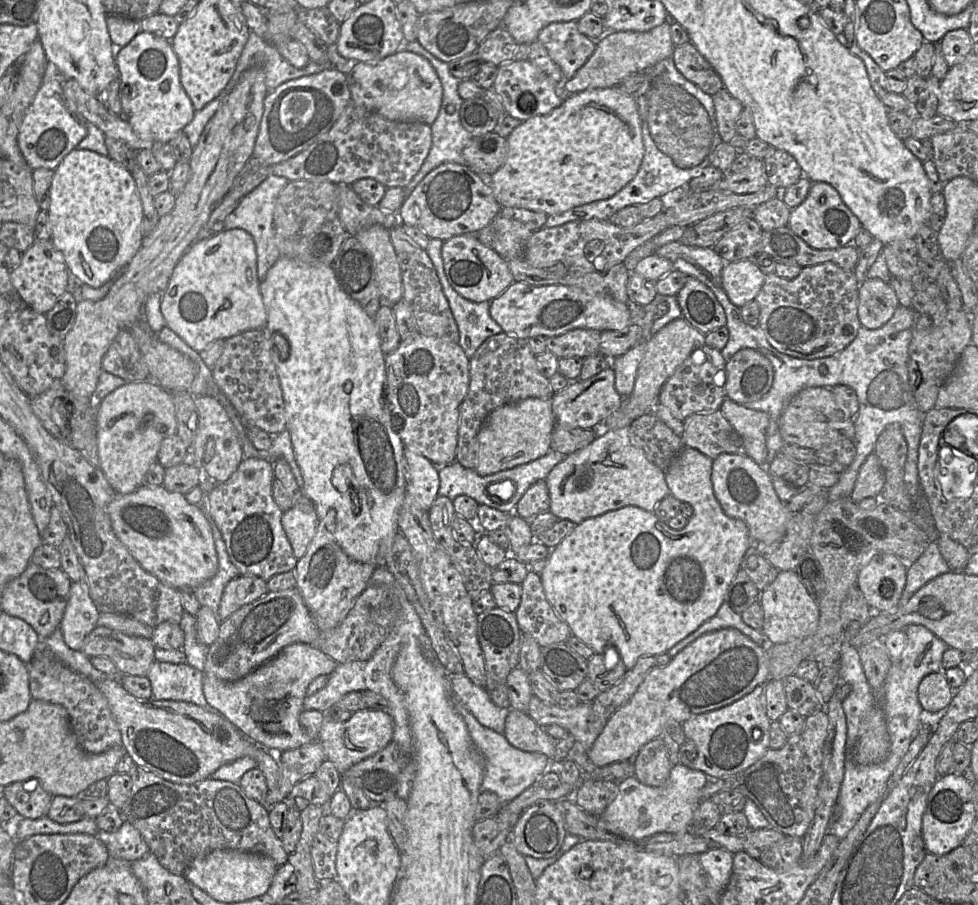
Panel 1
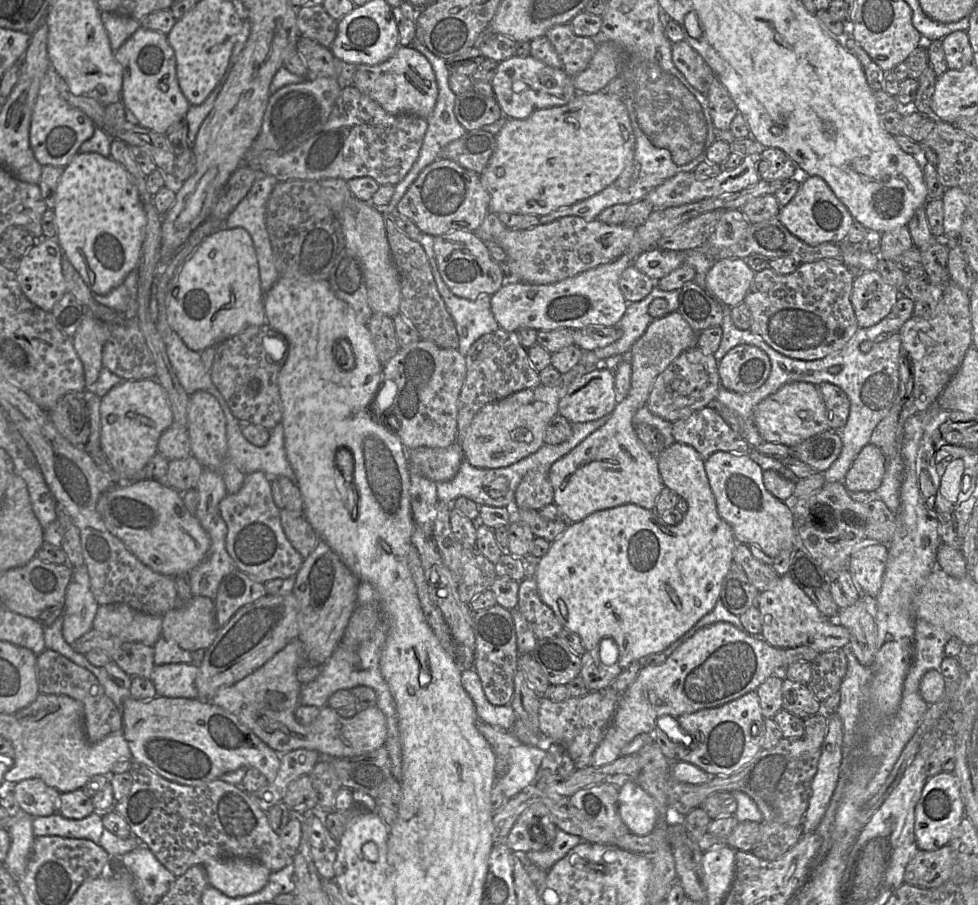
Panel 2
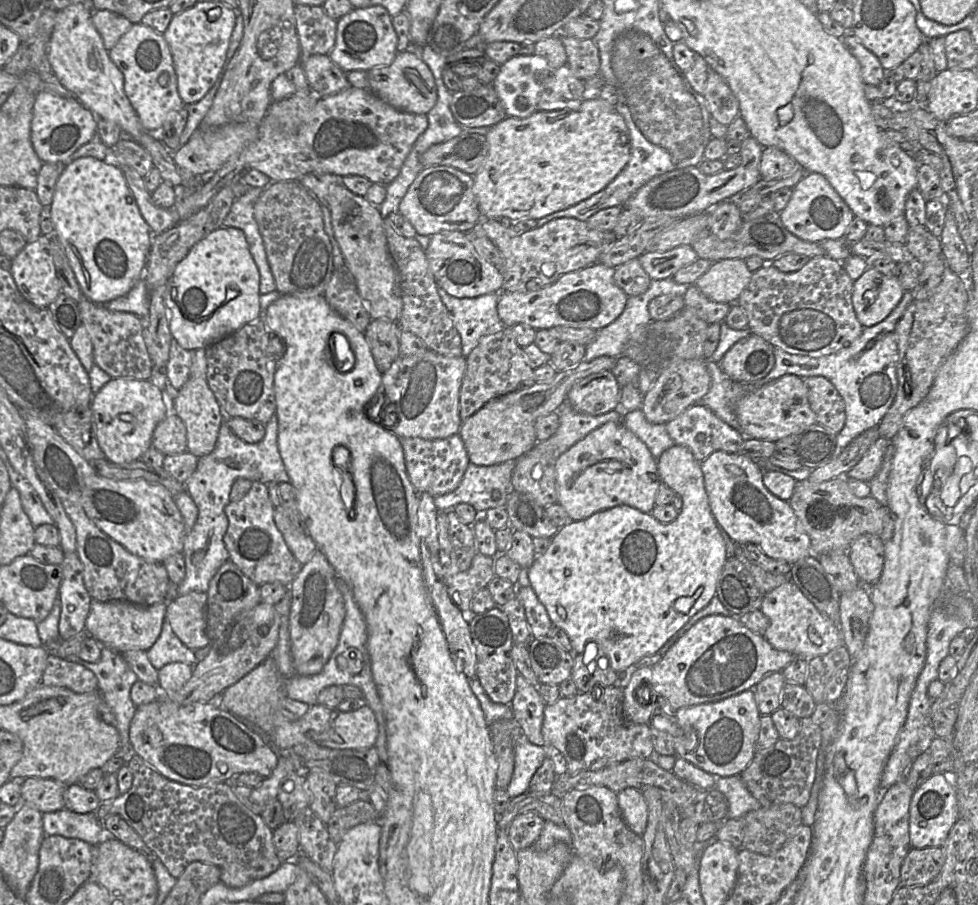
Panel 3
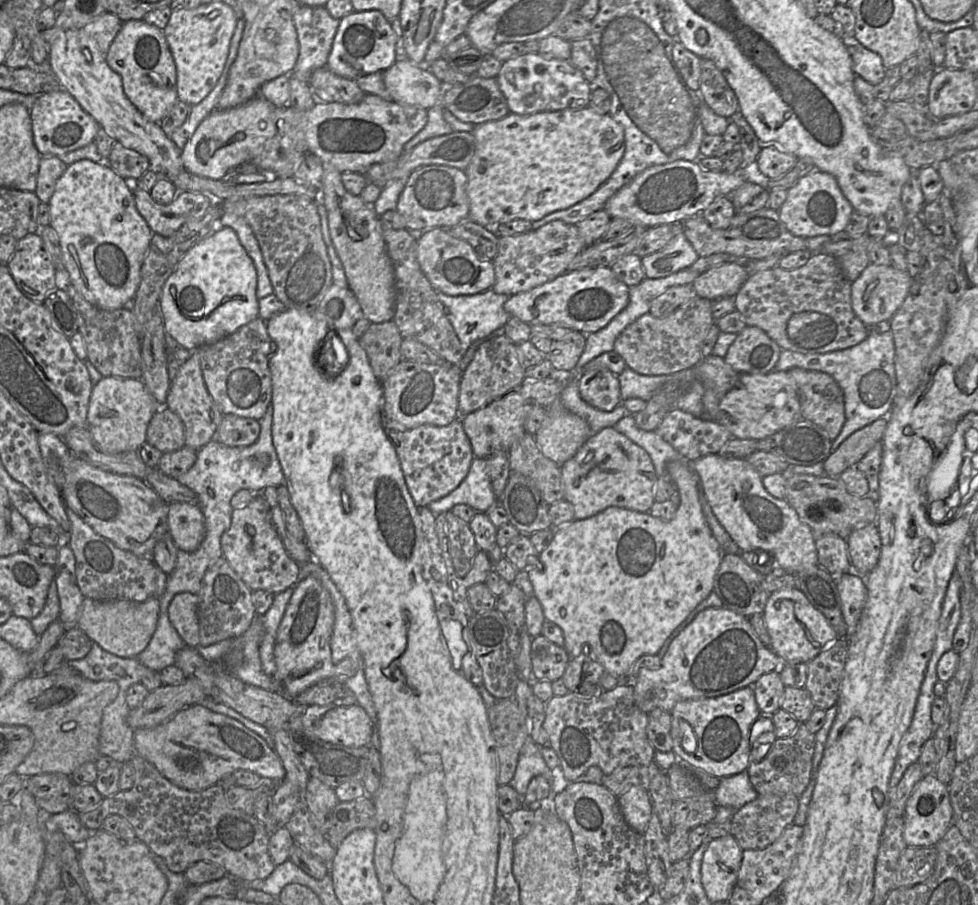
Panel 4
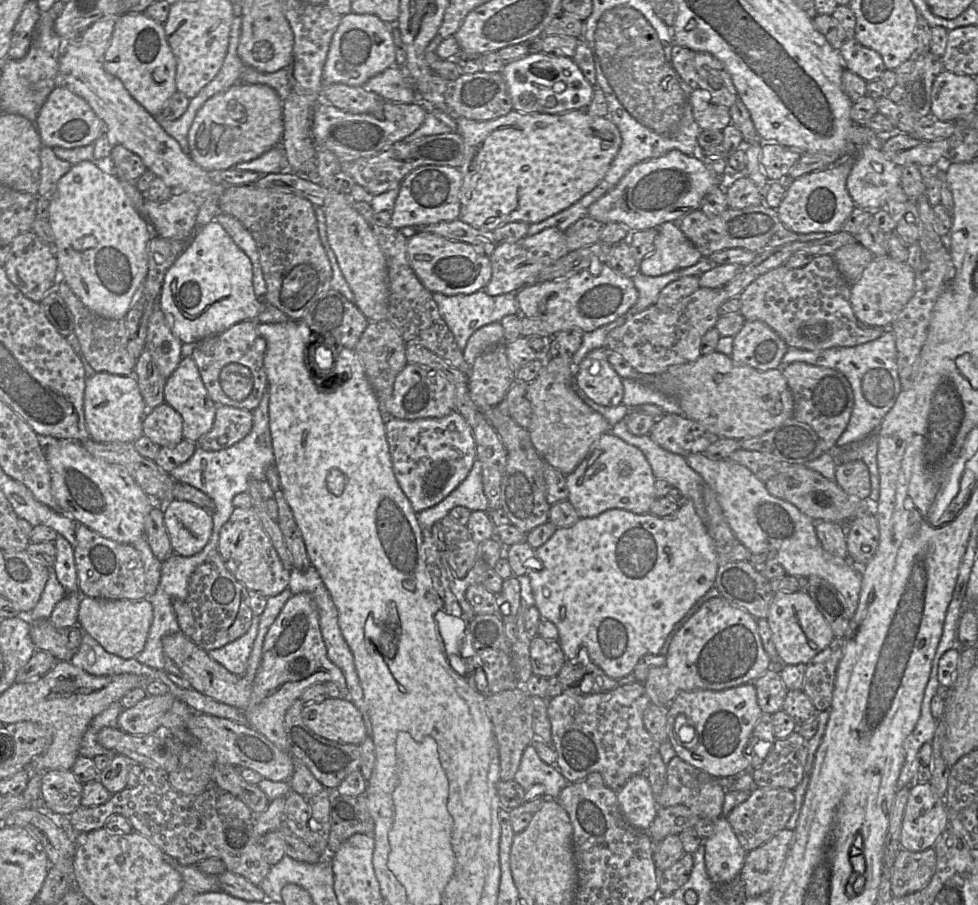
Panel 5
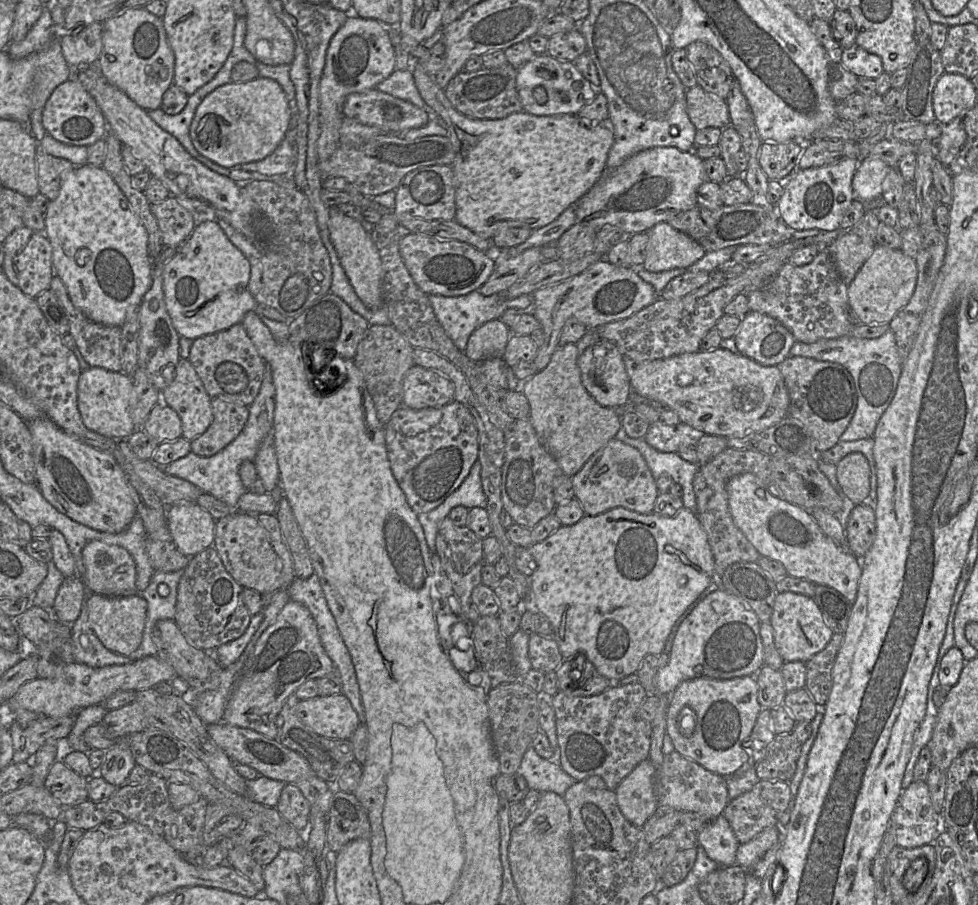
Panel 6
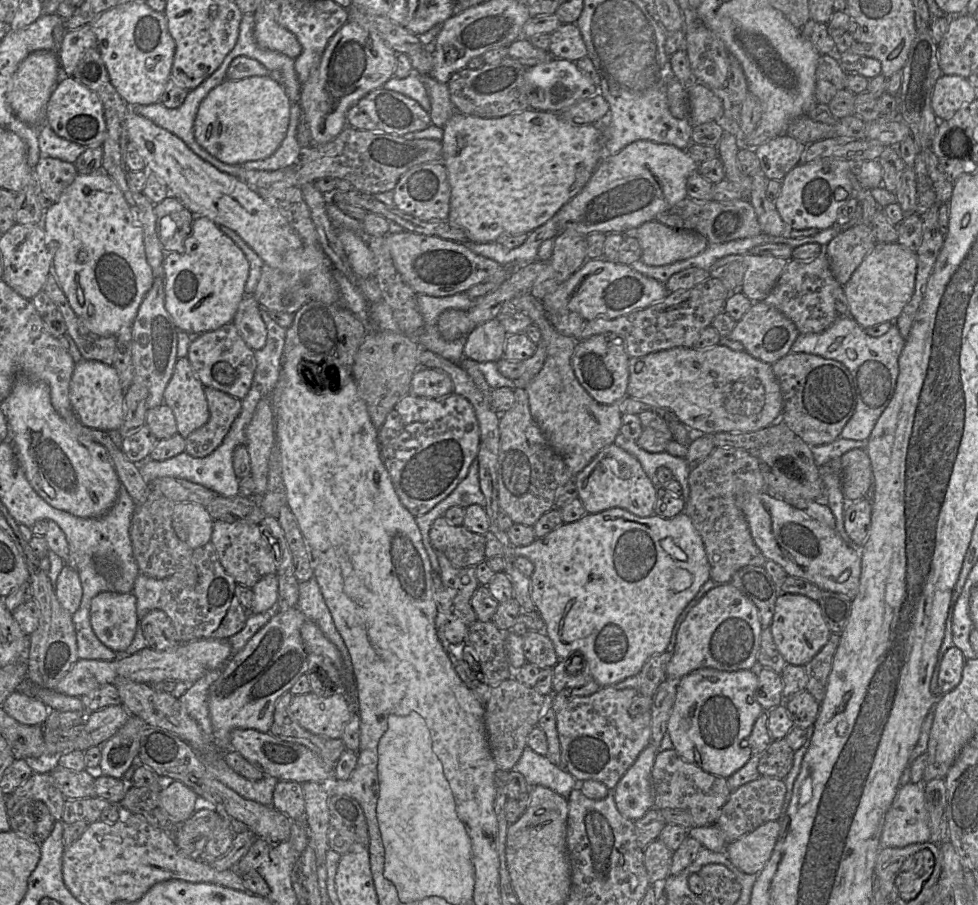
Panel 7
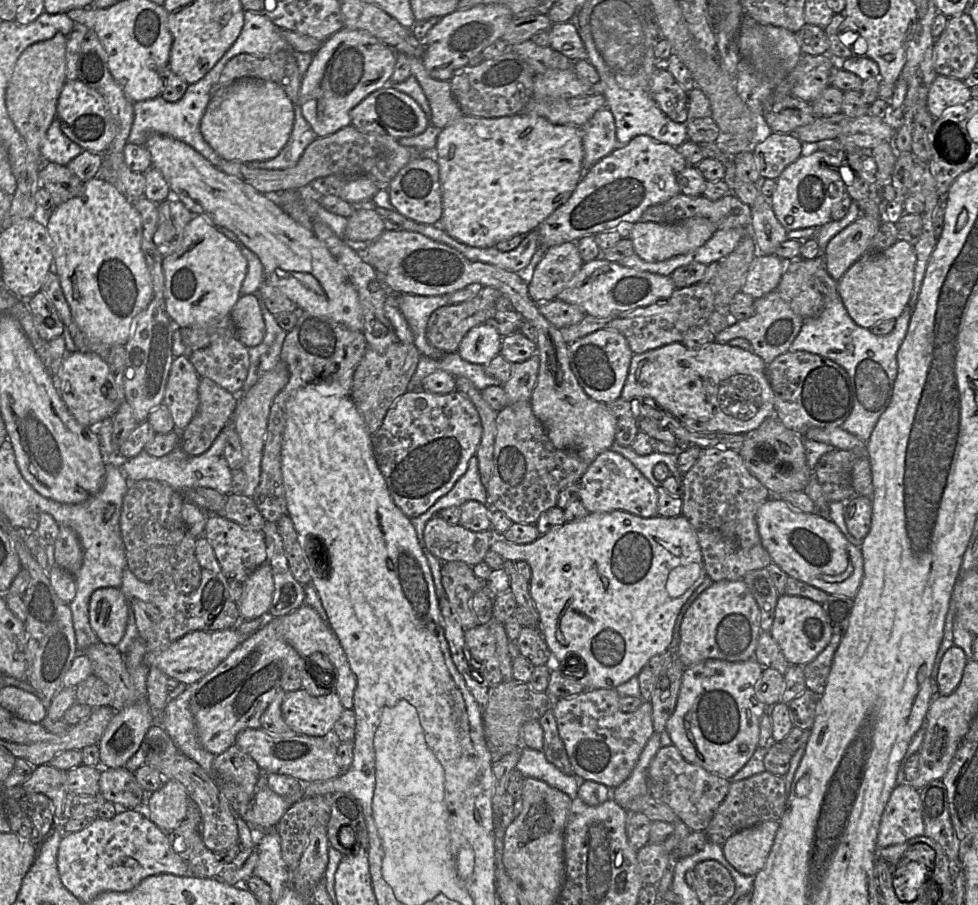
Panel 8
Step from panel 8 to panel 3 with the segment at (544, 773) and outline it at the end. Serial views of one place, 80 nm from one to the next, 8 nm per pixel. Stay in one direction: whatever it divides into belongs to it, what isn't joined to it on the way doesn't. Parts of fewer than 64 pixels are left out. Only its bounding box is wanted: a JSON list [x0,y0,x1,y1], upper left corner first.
[506,734,548,798]

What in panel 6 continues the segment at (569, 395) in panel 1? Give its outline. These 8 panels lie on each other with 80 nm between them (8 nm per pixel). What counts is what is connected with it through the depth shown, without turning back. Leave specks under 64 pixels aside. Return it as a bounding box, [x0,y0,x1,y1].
[578,339,631,407]

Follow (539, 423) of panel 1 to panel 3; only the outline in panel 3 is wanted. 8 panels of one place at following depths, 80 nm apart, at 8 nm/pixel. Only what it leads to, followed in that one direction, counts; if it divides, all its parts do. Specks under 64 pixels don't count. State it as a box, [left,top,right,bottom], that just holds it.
[458,356,616,465]

